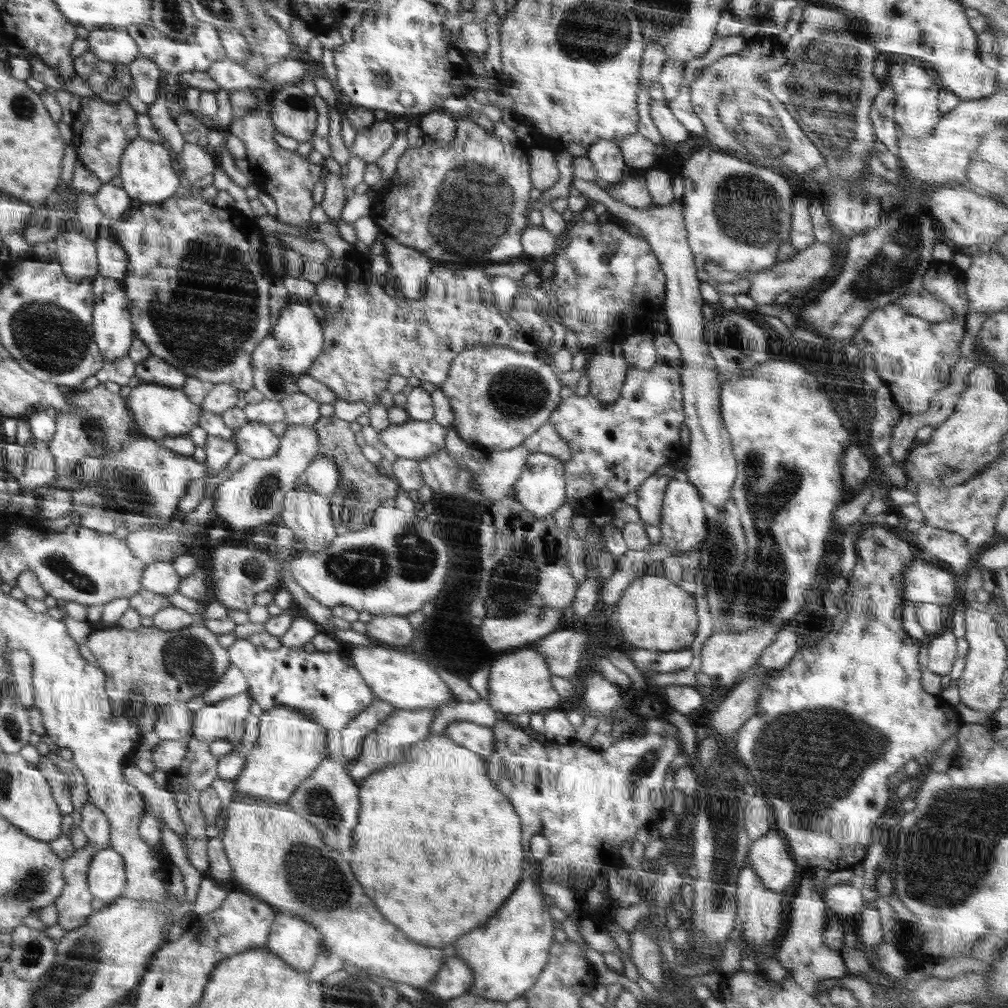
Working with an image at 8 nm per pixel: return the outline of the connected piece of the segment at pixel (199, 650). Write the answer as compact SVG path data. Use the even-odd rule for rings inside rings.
M192 623L188 628L172 630L172 632L140 626L136 630L125 630L119 626L93 630L86 646L105 670L107 676L108 694L113 699L113 705L120 710L129 704L134 689L144 696L145 705L162 705L172 703L187 703L192 697L202 697L224 676L231 665L227 650L218 644L217 635L210 632L203 624Z

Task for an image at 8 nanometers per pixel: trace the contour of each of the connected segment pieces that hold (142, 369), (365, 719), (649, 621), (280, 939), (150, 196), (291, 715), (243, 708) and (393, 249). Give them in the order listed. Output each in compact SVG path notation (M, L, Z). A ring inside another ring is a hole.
M152 354L135 364L135 376L140 382L178 388L181 388L187 379L184 371L170 366L166 361Z
M378 697L358 713L342 730L342 752L346 765L355 761L361 753L361 741L373 733L397 708Z
M646 574L630 582L623 590L622 600L618 601L618 608L613 608L613 613L618 610L620 614L614 617L620 620L626 642L646 650L676 651L689 648L695 640L698 628L695 604L693 596L674 586L668 579Z
M279 911L272 923L266 948L290 966L290 970L296 970L296 972L300 970L300 972L306 972L306 974L309 974L312 970L316 956L324 953L322 935L311 924L300 917Z
M135 138L125 150L121 161L119 176L122 178L122 188L131 199L138 199L142 203L150 204L165 201L170 198L179 184L181 178L176 175L172 167L174 156L167 144L157 143L142 138Z
M275 706L263 712L259 720L258 742L247 752L244 768L233 782L236 795L286 804L298 786L329 754L327 740L326 729L289 706Z
M246 690L203 708L193 715L193 736L209 744L224 739L236 745L243 738L243 724L254 701Z
M390 236L382 237L385 255L393 275L400 282L400 290L405 298L421 299L425 293L427 276L430 274L433 262L416 249L400 244Z

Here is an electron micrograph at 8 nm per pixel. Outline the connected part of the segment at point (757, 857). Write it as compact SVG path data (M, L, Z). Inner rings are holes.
M772 829L749 848L748 861L768 889L782 892L795 879L796 864L784 836Z

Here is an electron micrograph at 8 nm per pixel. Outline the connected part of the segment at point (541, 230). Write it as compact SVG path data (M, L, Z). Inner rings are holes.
M530 224L521 234L523 252L530 258L556 255L561 240L561 236L548 232L544 227Z

